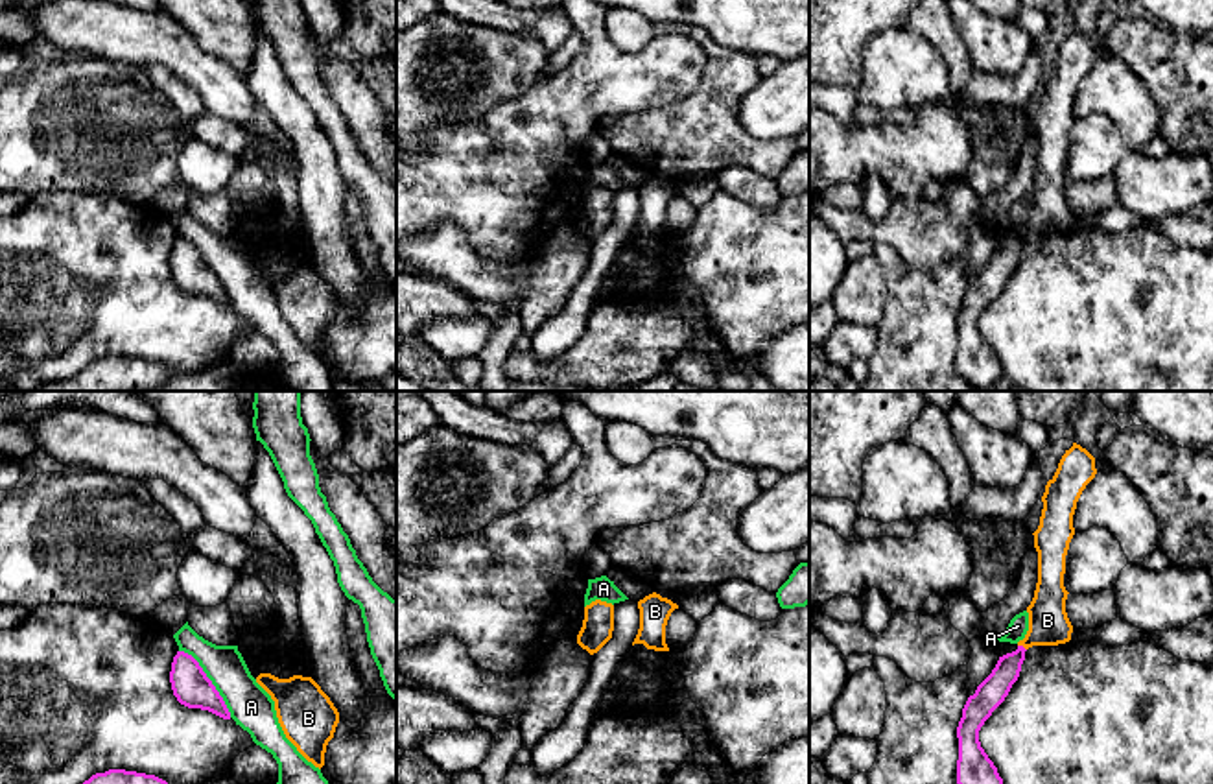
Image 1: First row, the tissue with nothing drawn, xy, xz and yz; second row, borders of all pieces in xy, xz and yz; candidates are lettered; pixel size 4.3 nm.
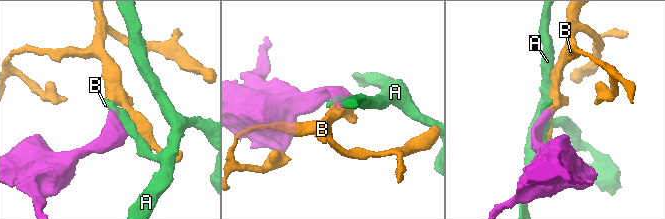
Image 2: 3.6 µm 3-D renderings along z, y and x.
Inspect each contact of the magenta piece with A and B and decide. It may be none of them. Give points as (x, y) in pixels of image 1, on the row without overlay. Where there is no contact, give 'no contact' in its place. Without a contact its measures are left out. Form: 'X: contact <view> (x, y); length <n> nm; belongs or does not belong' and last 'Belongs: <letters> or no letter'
A: contact xy (211, 268); length 380 nm; does not belong
B: contact yz (1022, 233); length 50 nm; belongs
Belongs: B

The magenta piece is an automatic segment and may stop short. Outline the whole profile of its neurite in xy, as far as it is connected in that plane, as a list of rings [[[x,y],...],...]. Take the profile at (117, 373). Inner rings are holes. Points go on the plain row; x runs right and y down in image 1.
[[[109,356],[72,378],[42,384],[31,391],[157,391],[170,380],[168,369],[146,360]]]

